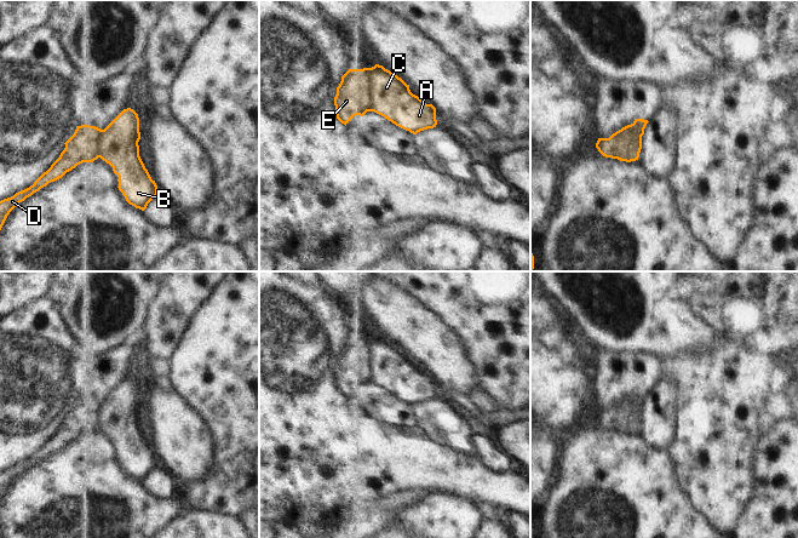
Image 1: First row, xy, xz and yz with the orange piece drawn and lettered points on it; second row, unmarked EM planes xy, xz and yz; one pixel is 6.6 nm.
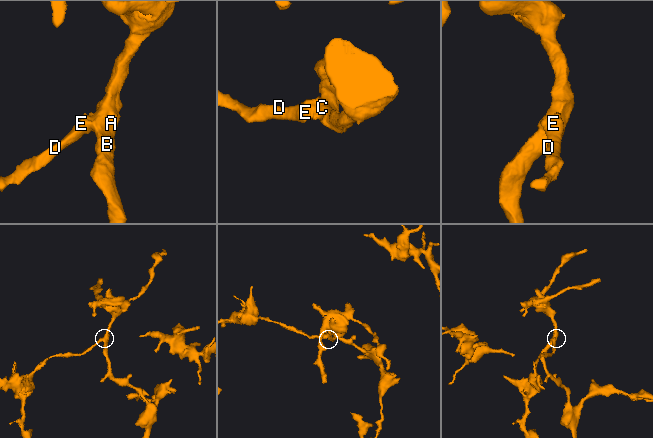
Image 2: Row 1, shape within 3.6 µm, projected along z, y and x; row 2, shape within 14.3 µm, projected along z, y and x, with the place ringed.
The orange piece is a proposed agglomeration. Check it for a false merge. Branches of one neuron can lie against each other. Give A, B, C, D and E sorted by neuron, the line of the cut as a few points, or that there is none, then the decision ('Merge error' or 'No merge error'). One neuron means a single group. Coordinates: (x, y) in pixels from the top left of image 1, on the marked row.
Groups: A B C / D E. Split along xz (369, 68), (373, 110). Merge error

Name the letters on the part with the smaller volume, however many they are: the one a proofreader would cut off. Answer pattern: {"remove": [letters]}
{"remove": ["D", "E"]}

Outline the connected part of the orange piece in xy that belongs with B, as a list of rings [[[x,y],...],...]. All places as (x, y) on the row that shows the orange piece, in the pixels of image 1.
[[[124,109],[102,130],[101,159],[113,167],[119,177],[119,190],[126,201],[144,211],[157,195],[157,185],[151,179],[140,156],[139,118],[131,109]]]

